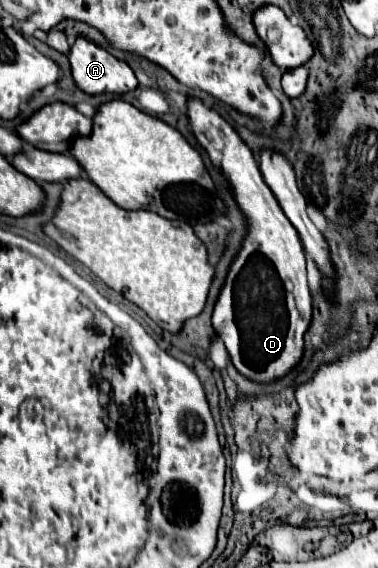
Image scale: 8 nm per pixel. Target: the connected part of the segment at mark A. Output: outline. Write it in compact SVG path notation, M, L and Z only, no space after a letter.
M78 37L76 43L72 45L70 49L70 65L72 65L72 77L76 81L76 85L90 93L90 95L96 95L96 93L116 93L116 95L124 95L132 89L138 87L138 79L134 75L134 71L128 67L128 63L116 59L114 55L110 55L106 49L102 49L100 45L92 43L90 39L84 39L84 37Z

